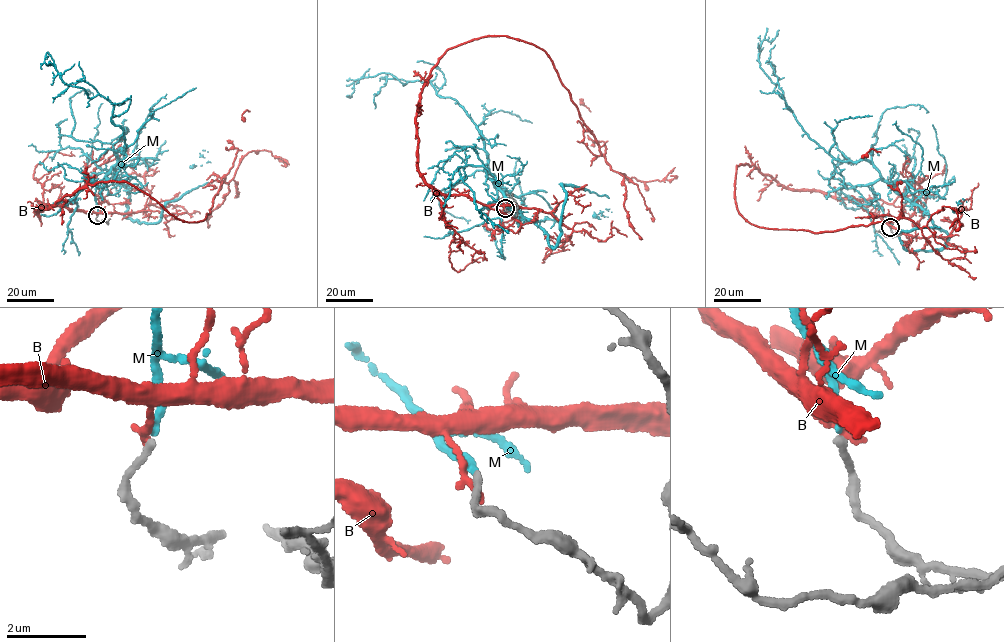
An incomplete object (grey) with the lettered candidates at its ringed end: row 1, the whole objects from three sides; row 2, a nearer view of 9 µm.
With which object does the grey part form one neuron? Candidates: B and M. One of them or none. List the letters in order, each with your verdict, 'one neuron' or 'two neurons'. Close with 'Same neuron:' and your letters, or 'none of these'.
B: two neurons
M: one neuron
Same neuron: M

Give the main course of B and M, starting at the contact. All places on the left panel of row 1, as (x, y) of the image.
B: (97, 216), (36, 207), (124, 181), (200, 221), (248, 152), (281, 165)
M: (97, 215), (94, 194), (111, 166), (129, 195), (125, 216), (158, 221), (168, 202), (209, 182), (208, 152)

